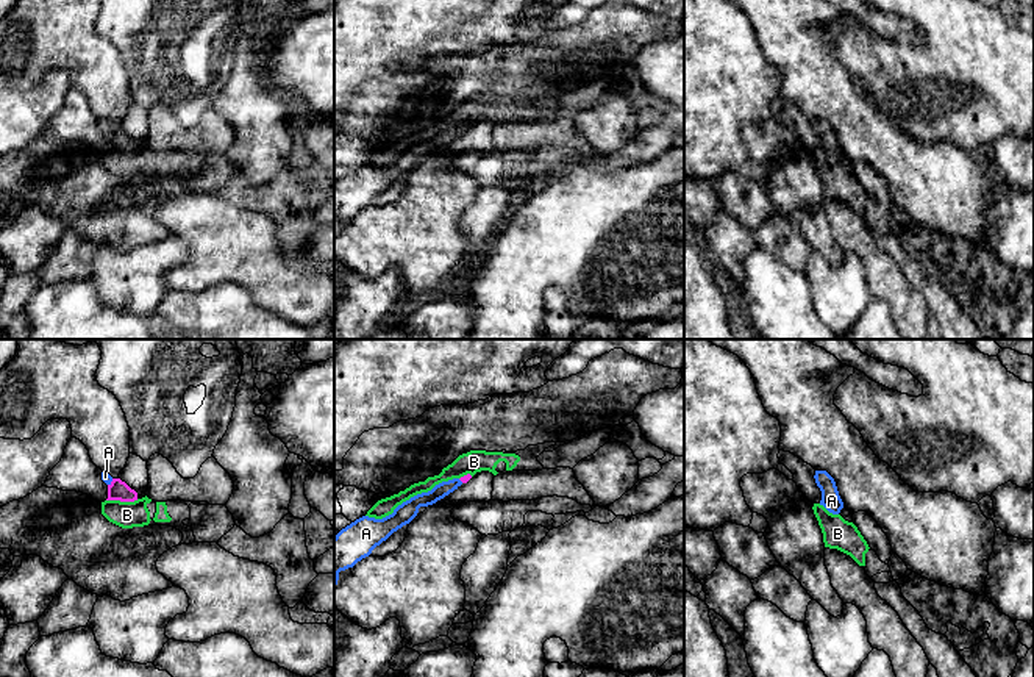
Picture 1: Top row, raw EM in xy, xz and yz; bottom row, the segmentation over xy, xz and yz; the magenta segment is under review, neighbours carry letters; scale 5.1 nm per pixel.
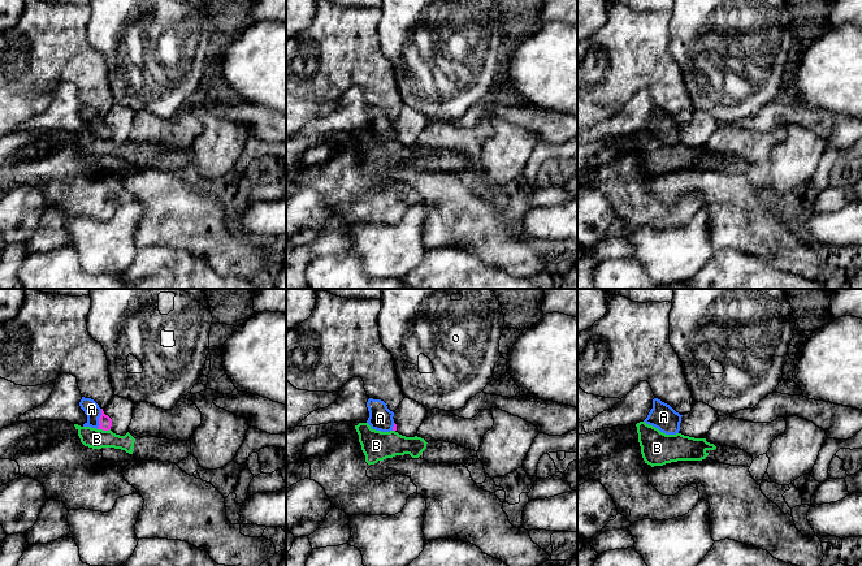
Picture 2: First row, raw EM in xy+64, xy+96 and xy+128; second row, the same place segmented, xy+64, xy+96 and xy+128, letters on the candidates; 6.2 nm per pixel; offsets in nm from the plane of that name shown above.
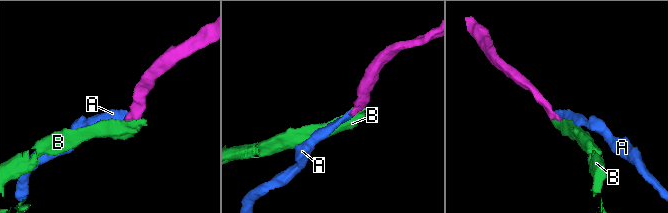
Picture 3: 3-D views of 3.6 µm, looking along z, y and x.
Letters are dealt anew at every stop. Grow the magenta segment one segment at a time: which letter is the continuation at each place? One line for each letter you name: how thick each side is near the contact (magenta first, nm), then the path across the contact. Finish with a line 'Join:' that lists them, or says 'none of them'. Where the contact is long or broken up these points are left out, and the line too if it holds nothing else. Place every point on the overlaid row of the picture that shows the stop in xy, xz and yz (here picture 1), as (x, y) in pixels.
A: 100 nm thick on the magenta side, 50 nm on the other; runs through xy (117, 490), (111, 482), (105, 477)
Join: A

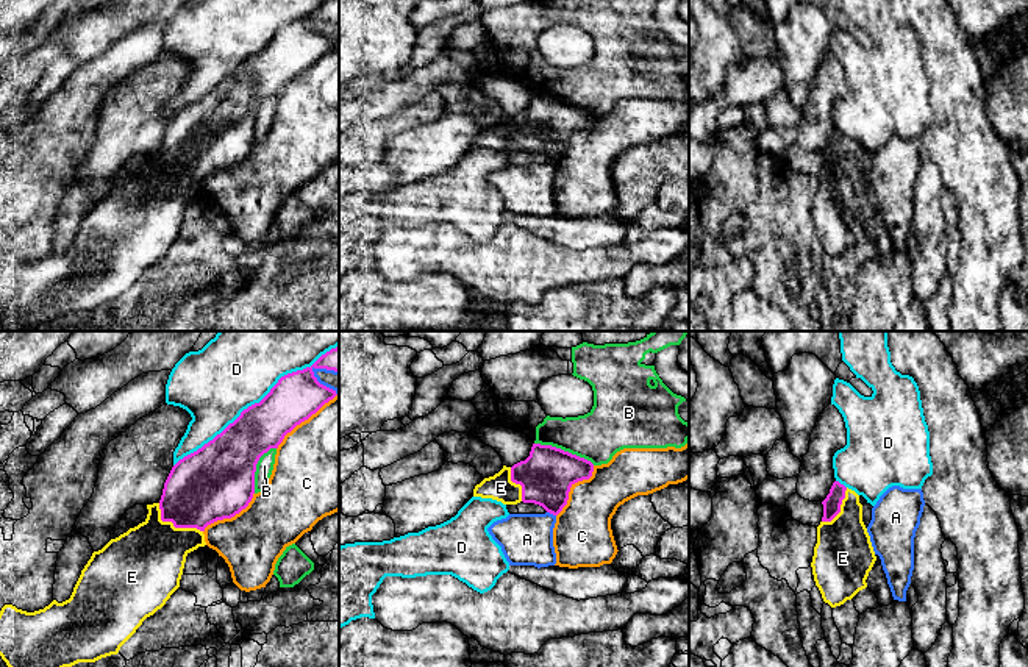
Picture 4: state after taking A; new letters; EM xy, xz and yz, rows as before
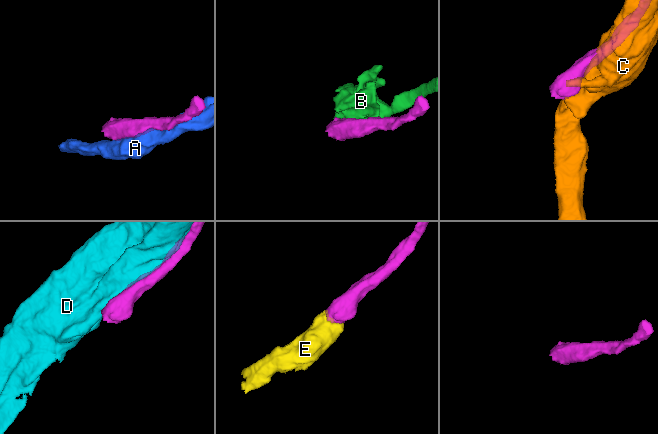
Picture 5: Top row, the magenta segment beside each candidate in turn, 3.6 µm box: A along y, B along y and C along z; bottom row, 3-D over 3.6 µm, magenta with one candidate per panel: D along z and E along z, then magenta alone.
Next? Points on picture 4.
E: 360 nm thick on the magenta side, 380 nm on the other; runs through xy (202, 488), (174, 525), (146, 564)
Join: E

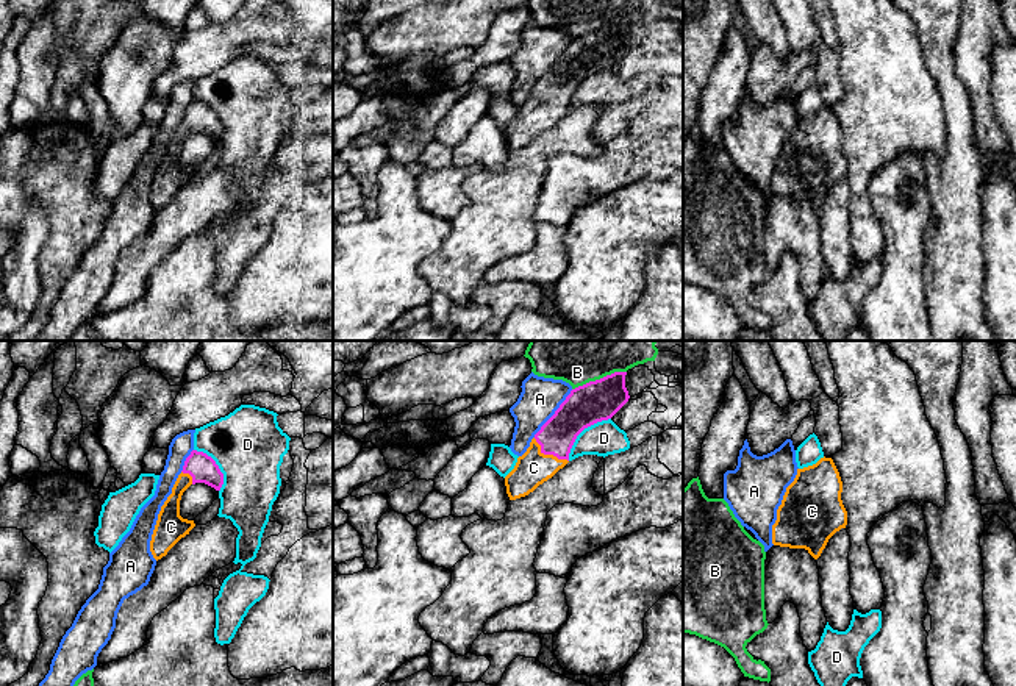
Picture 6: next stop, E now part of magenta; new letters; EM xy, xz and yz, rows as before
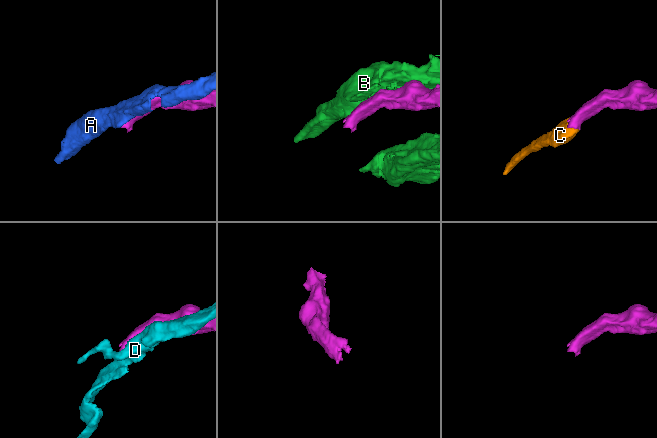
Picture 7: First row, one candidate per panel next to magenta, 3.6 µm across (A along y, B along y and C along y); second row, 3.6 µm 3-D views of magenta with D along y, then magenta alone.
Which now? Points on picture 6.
C: 190 nm thick on the magenta side, 180 nm on the other; runs through xz (557, 436), (549, 453), (533, 468)
Join: C

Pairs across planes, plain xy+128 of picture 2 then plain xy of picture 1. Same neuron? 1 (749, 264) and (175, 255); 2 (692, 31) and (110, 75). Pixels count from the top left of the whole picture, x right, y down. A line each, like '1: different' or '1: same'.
1: different
2: different

